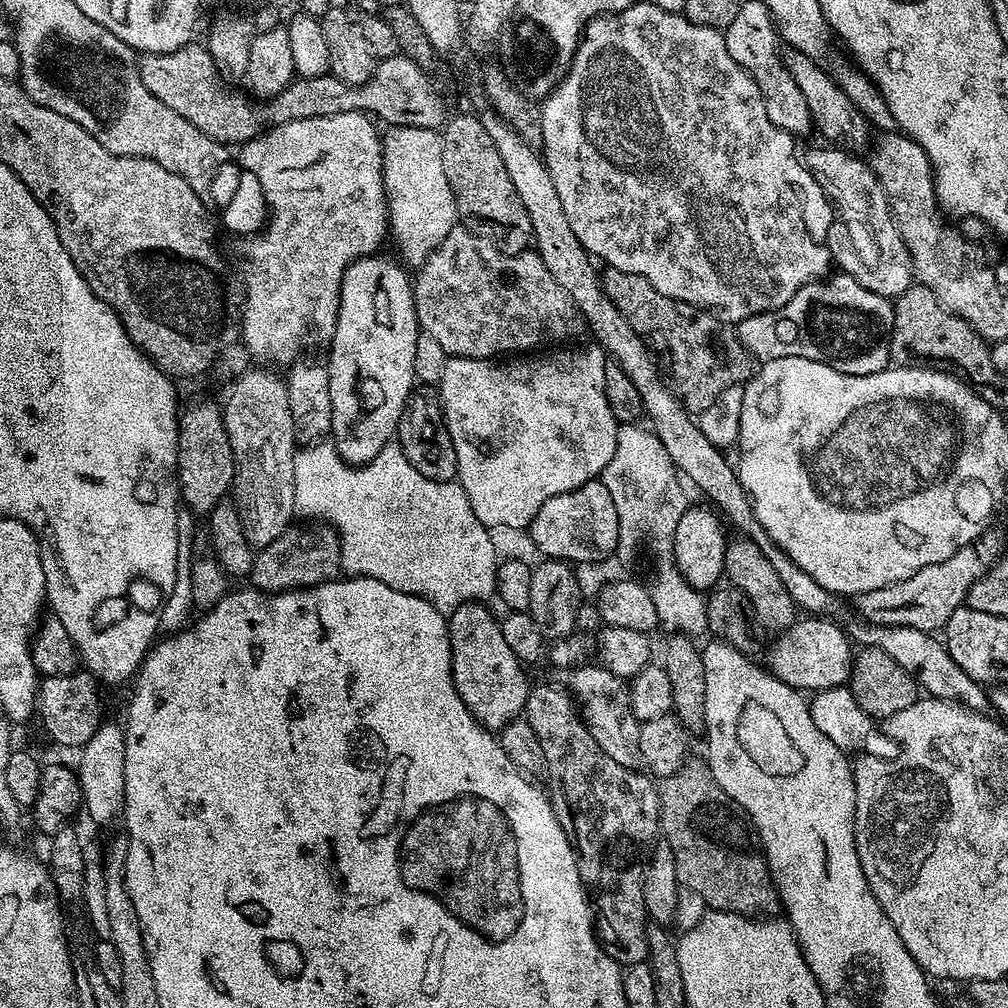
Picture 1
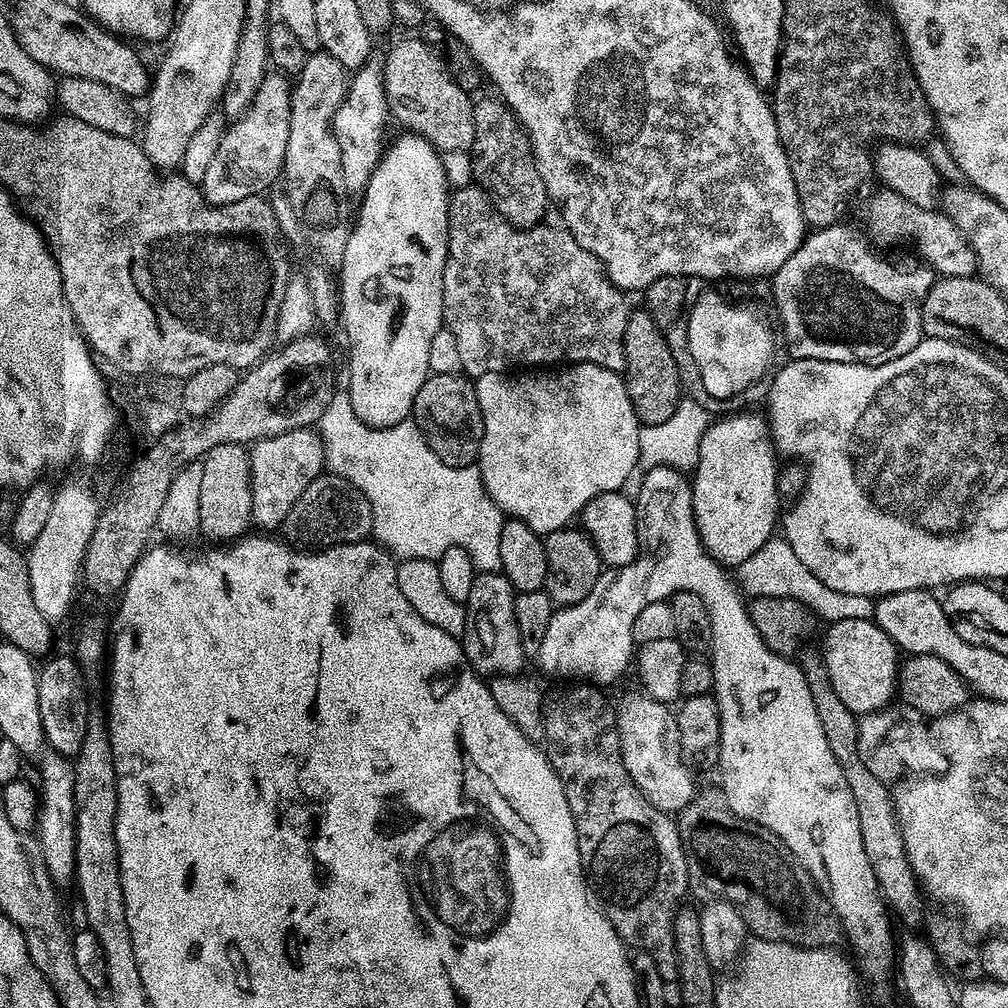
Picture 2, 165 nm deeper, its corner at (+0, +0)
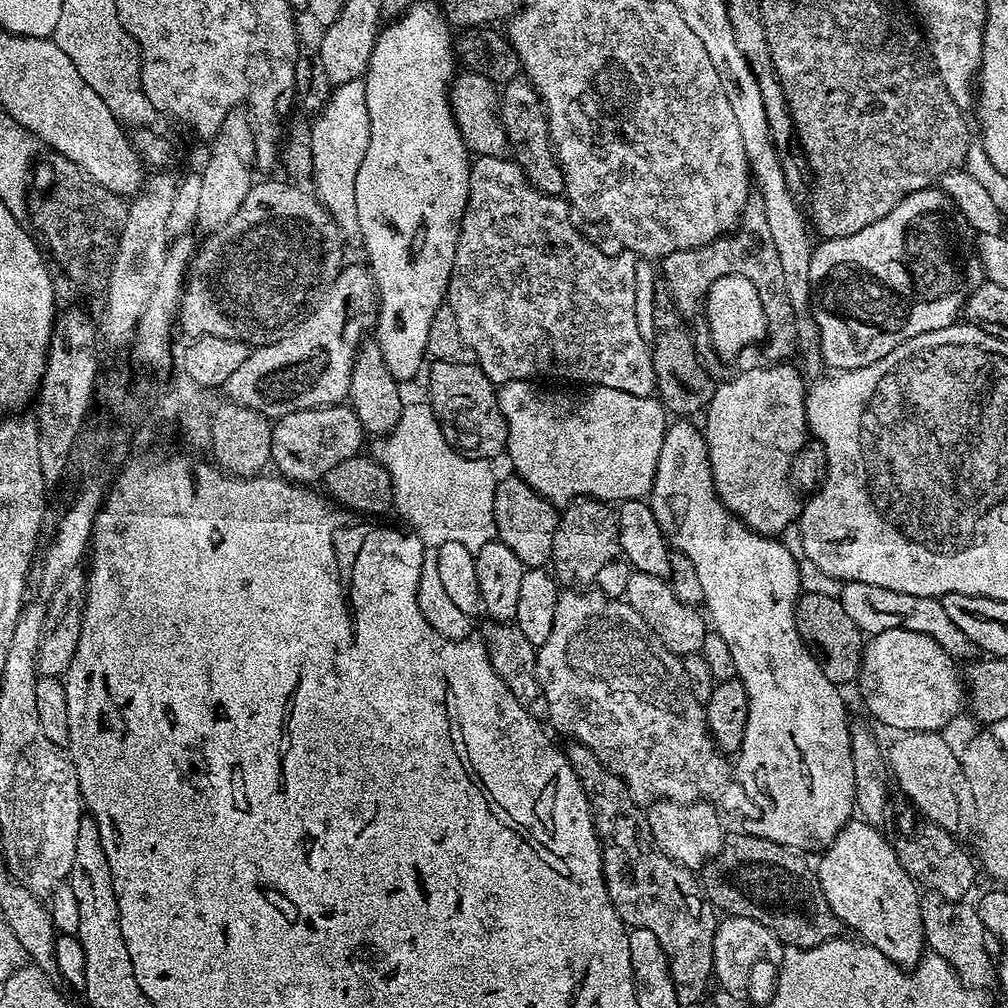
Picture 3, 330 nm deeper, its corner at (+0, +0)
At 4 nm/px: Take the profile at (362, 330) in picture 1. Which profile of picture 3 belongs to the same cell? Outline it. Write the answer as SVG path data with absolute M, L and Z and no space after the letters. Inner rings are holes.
M414 2L389 24L392 24L389 28L384 26L379 29L376 45L368 63L368 71L362 77L365 84L366 110L369 111L370 138L366 156L362 159L357 178L354 181L354 202L357 203L358 208L358 239L360 238L361 242L364 243L364 252L368 255L366 264L372 273L372 280L376 283L378 303L376 305L374 339L382 352L382 358L386 362L386 370L390 370L390 374L396 381L405 382L404 380L410 379L411 376L418 375L420 367L422 367L421 372L425 367L430 322L436 311L445 307L446 304L448 283L454 266L454 254L458 246L460 223L462 222L462 214L468 197L470 153L468 147L462 142L462 134L456 125L456 119L452 116L452 105L448 102L450 85L454 79L454 73L457 71L458 61L454 55L454 32L445 19L443 11L432 2L431 4Z

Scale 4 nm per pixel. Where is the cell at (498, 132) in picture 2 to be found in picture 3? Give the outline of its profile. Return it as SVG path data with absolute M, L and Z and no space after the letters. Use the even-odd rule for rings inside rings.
M526 78L509 80L498 96L498 115L508 135L514 159L528 181L548 196L561 195L564 191L564 175L560 162L556 159L552 140L548 137L548 115L544 113L544 102L537 94L535 86Z

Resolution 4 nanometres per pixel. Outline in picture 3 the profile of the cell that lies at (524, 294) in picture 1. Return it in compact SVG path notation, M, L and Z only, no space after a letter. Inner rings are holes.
M476 156L468 170L468 197L460 223L458 246L454 254L454 266L448 283L446 306L454 310L454 319L458 321L458 331L474 350L476 363L499 386L511 380L535 381L536 376L553 376L556 380L573 380L576 386L595 386L610 390L626 390L626 394L652 396L656 391L656 375L652 362L652 350L646 336L640 333L640 320L636 317L636 264L638 258L627 250L617 251L617 256L603 252L596 244L591 244L578 229L572 225L574 221L570 205L563 195L548 196L540 192L520 169L515 159L502 156Z

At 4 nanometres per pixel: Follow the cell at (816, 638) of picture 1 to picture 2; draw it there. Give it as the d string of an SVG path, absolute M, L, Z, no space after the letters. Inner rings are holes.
M843 619L829 623L826 629L822 655L838 698L857 717L889 707L898 692L898 673L902 667L901 653L890 634L879 628L875 619Z

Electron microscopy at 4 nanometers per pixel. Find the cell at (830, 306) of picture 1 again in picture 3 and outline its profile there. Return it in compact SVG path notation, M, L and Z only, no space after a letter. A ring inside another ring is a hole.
M936 186L923 188L921 192L915 192L902 198L902 202L898 202L898 206L894 206L894 210L890 210L890 214L886 214L878 222L874 222L873 225L867 226L866 229L860 230L856 234L850 234L849 237L821 239L812 250L809 284L812 291L812 317L820 335L820 353L824 356L825 365L832 370L870 366L874 362L886 358L886 354L890 354L910 338L918 338L918 334L926 334L930 330L942 330L946 326L957 323L970 294L985 283L985 280L984 267L980 265L980 257L974 251L968 225L958 215L952 199Z

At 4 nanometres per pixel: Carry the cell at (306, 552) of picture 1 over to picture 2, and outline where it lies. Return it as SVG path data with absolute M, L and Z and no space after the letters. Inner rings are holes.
M321 474L306 486L306 490L302 490L302 498L294 502L282 525L282 536L296 546L319 546L321 549L356 546L359 540L372 536L370 502L342 477Z

